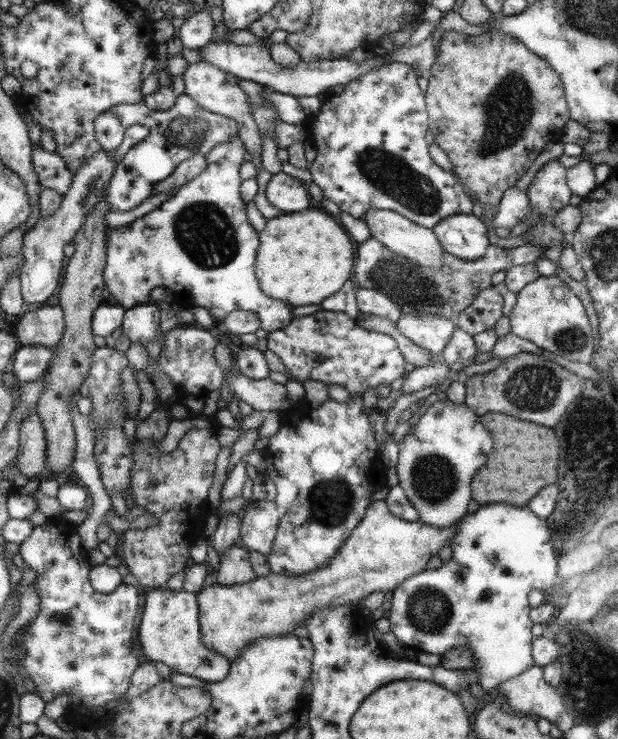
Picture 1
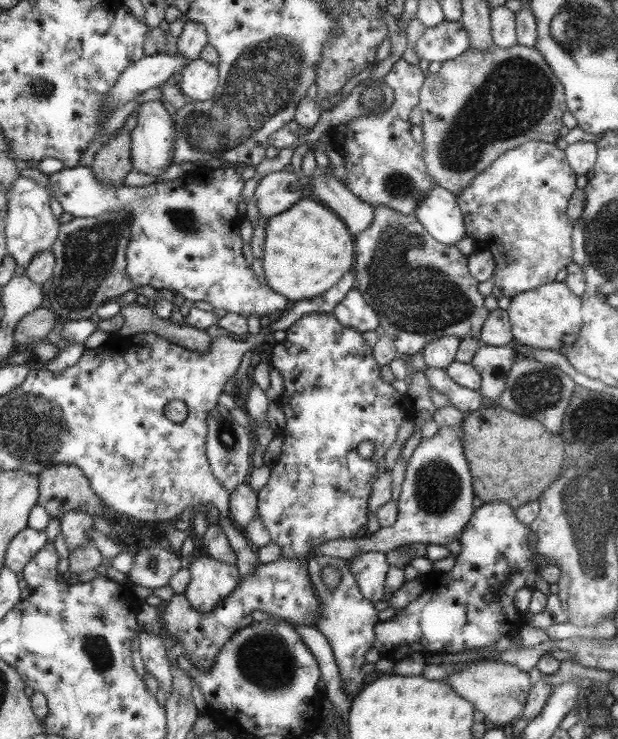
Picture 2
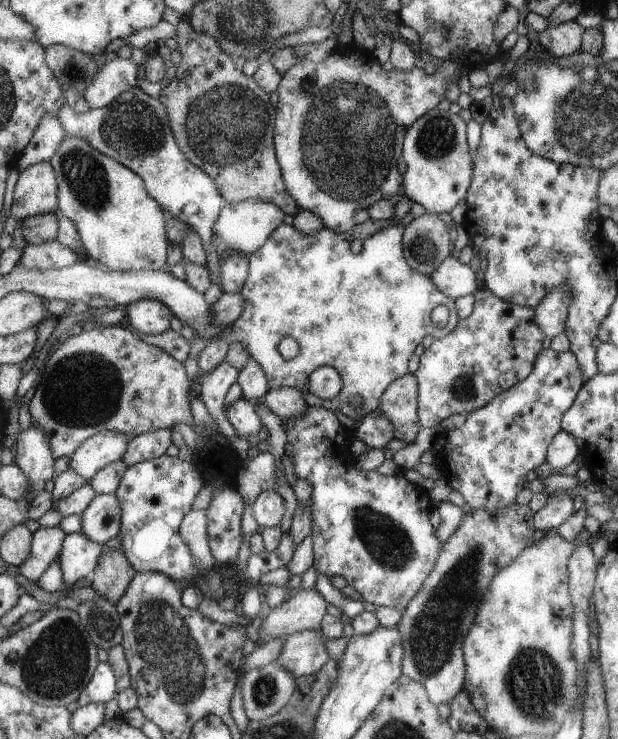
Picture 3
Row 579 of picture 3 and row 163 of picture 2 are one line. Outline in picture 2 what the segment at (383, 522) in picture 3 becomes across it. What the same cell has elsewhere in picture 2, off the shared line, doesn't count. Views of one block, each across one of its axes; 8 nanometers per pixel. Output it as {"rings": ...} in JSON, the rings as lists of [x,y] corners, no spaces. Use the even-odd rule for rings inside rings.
{"rings":[[[402,58],[394,62],[382,78],[385,85],[392,90],[394,97],[389,109],[383,111],[381,115],[362,116],[332,126],[327,130],[328,136],[334,150],[340,154],[343,162],[345,162],[345,177],[341,184],[348,191],[351,191],[351,194],[372,207],[383,204],[383,206],[399,212],[399,214],[411,214],[417,208],[419,200],[423,200],[425,194],[433,186],[436,186],[431,179],[431,174],[427,173],[426,161],[422,156],[422,145],[413,141],[411,133],[409,133],[409,128],[411,128],[409,112],[417,104],[417,96],[420,94],[425,78],[417,65],[411,65]]]}

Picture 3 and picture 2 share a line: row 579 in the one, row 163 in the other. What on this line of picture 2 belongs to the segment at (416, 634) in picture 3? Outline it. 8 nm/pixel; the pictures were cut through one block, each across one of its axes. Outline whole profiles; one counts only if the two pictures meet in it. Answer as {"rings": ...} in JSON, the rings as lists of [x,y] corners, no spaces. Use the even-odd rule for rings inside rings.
{"rings":[[[492,44],[487,49],[469,48],[457,58],[443,61],[437,72],[426,75],[418,106],[421,111],[419,127],[423,133],[422,156],[433,183],[457,196],[507,150],[529,141],[554,143],[563,126],[564,94],[562,83],[534,47],[515,44],[507,48]]]}

